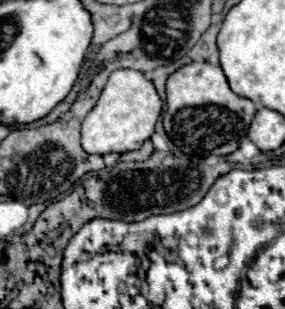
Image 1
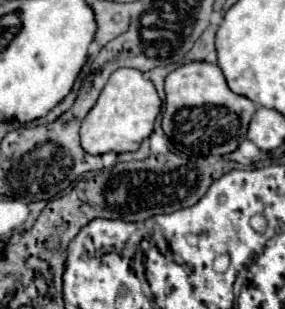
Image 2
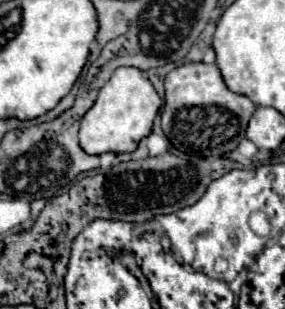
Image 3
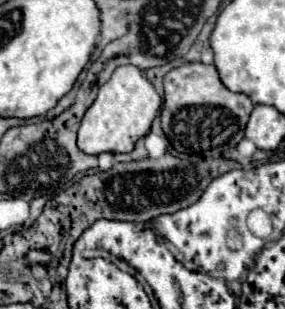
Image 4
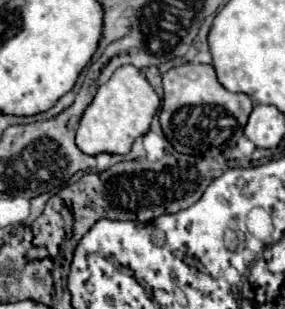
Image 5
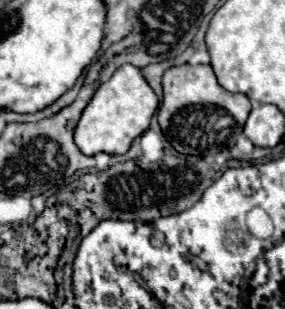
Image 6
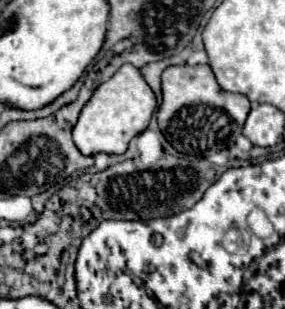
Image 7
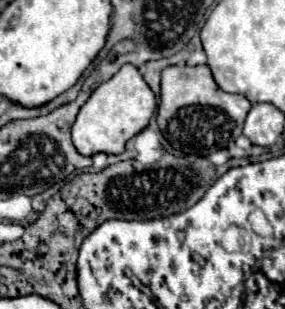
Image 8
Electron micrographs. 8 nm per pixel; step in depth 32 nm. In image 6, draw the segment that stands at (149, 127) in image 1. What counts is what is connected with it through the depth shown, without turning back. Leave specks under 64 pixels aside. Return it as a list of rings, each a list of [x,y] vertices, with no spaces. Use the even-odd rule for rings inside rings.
[[[124,64],[112,74],[108,82],[104,82],[96,90],[94,98],[84,108],[82,118],[74,132],[76,146],[80,148],[80,152],[88,156],[94,156],[100,152],[126,154],[130,150],[132,140],[136,136],[142,136],[148,130],[156,110],[158,110],[158,96],[148,86],[146,78],[142,76],[142,70],[132,64]]]

